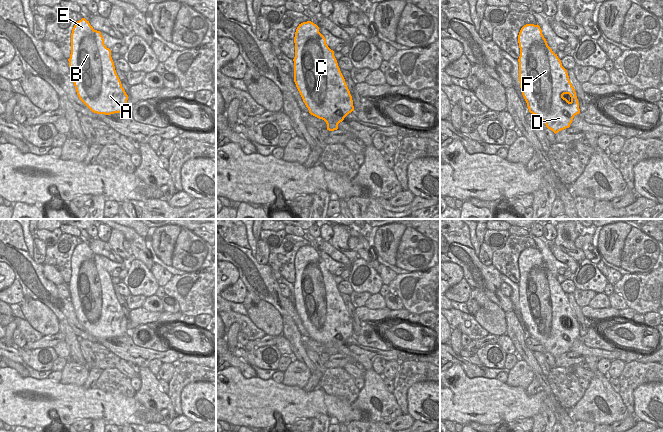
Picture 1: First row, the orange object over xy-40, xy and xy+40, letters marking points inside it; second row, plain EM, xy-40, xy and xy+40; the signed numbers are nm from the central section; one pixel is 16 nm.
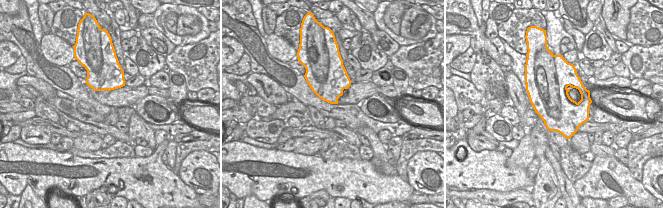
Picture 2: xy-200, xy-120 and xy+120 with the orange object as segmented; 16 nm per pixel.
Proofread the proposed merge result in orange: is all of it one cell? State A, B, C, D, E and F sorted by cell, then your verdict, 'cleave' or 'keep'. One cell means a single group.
groups A D E / B C F; cleave

